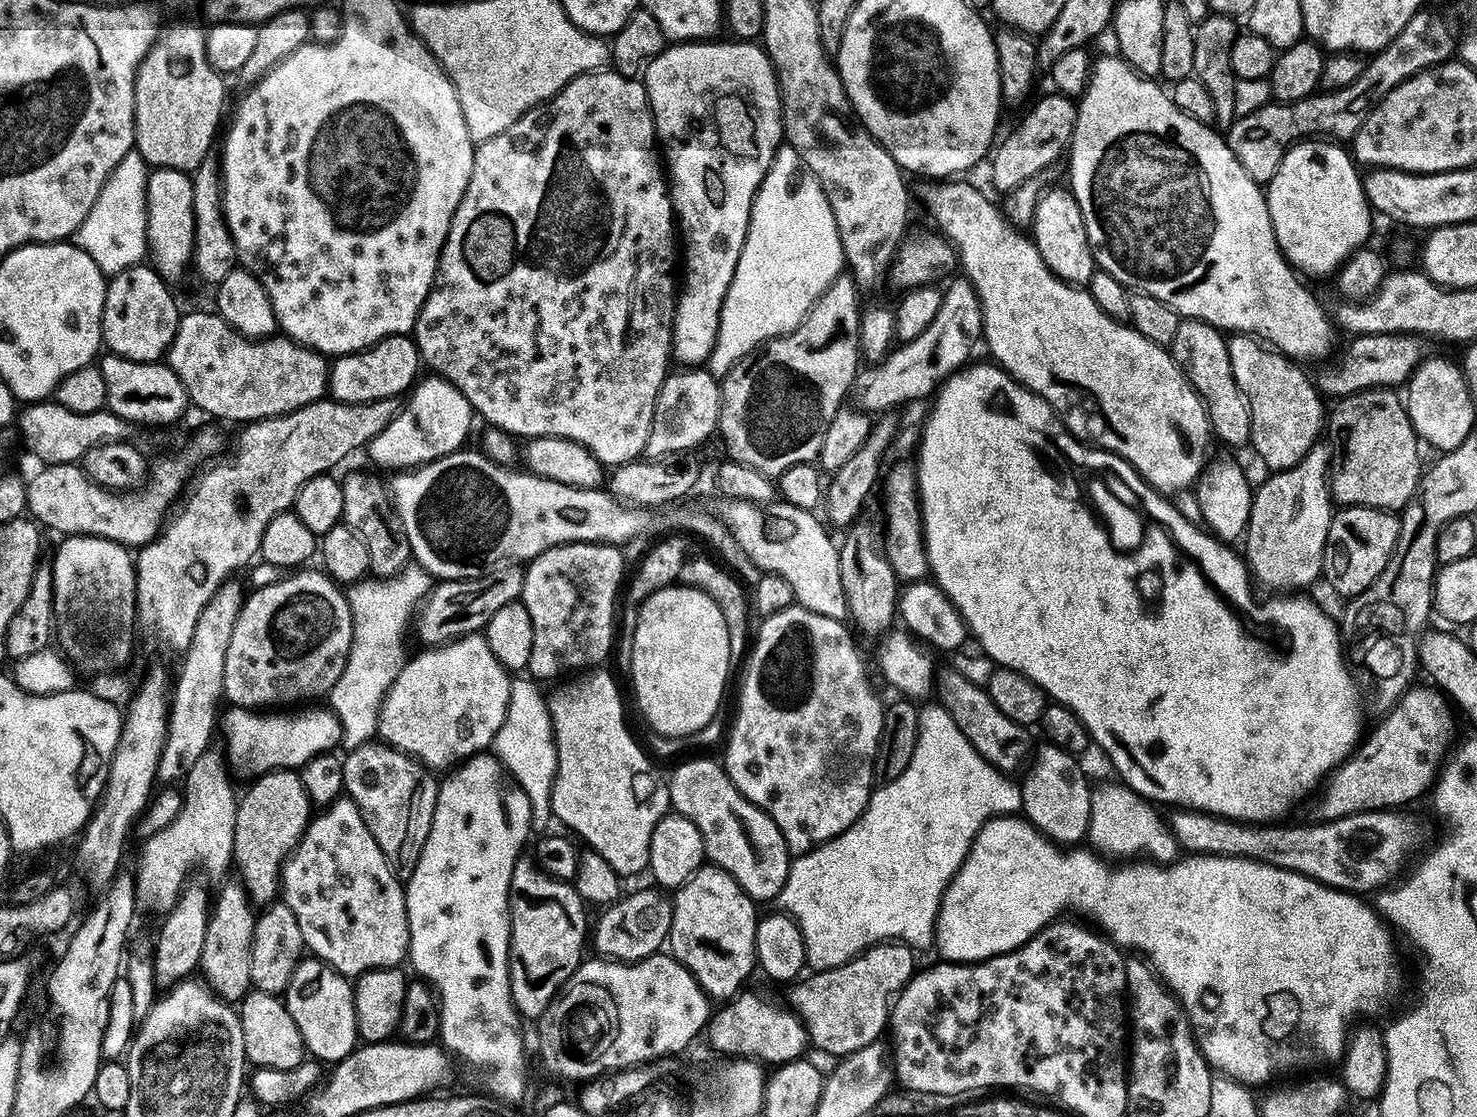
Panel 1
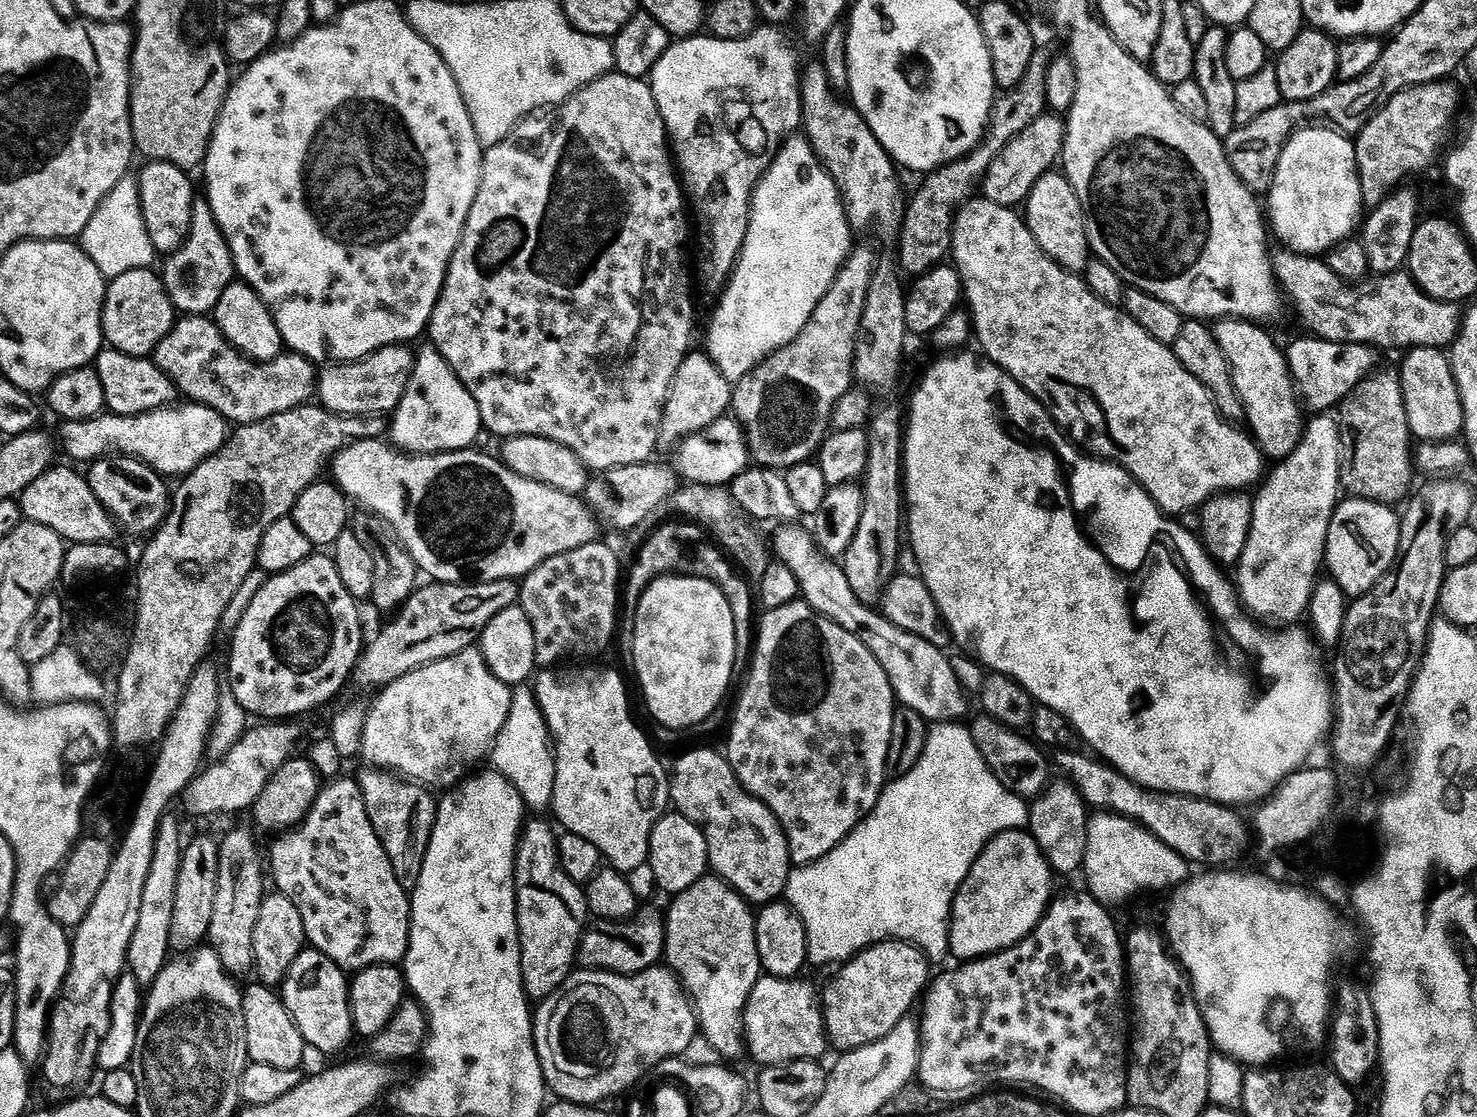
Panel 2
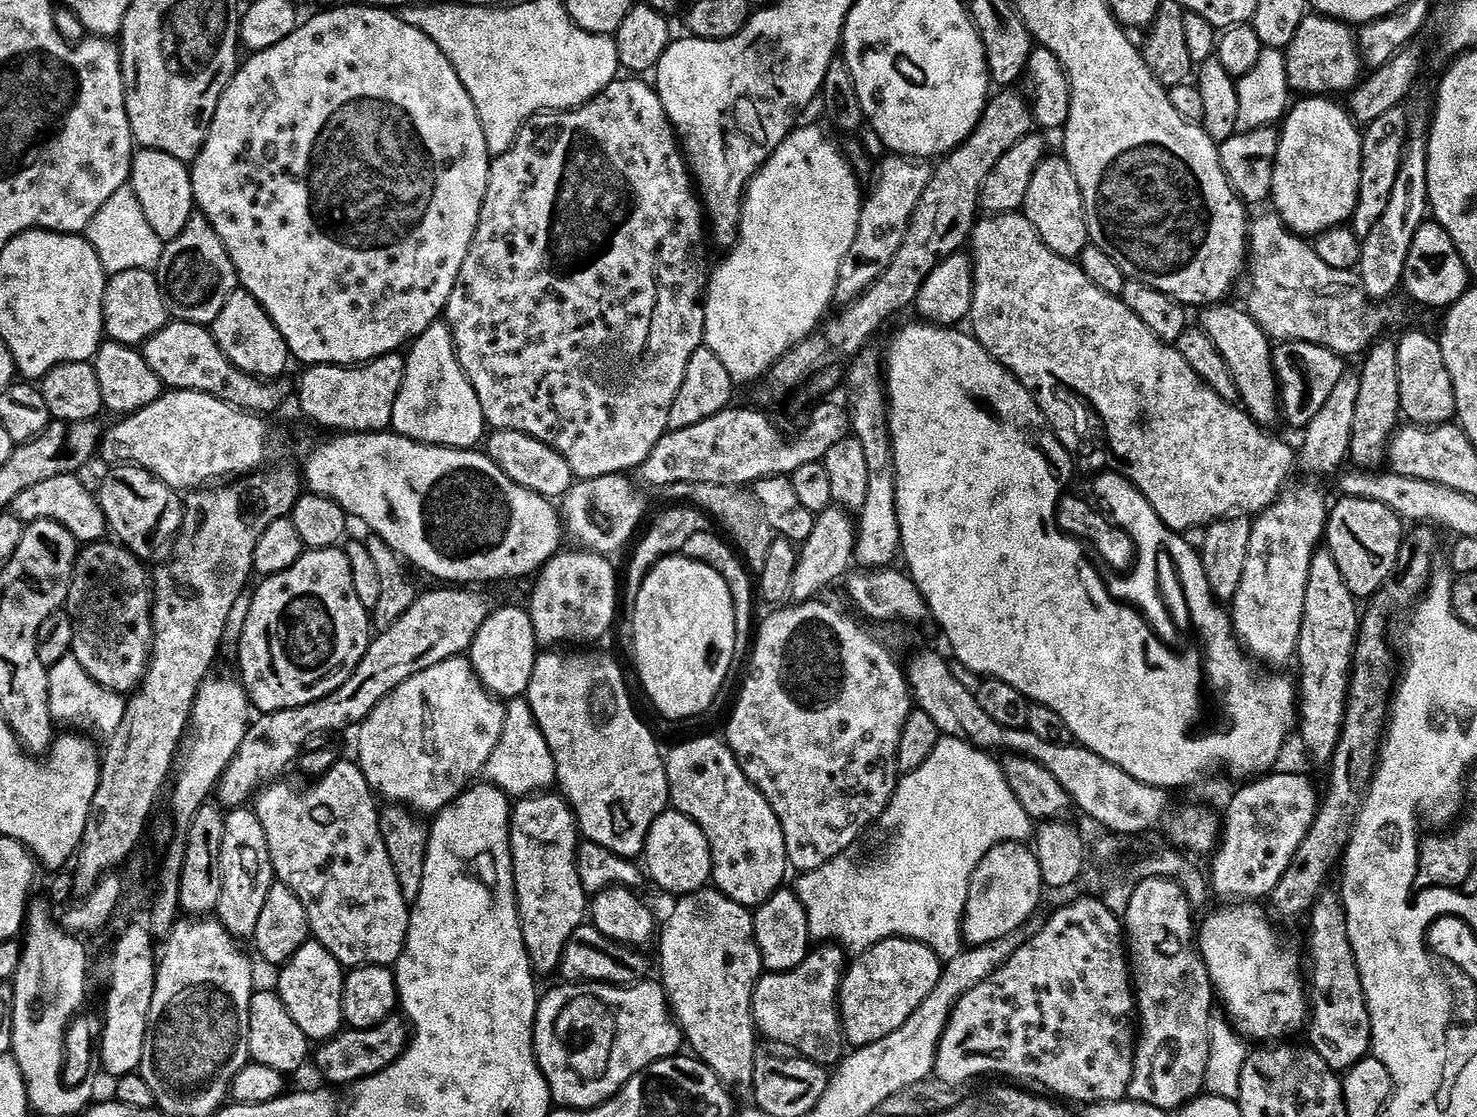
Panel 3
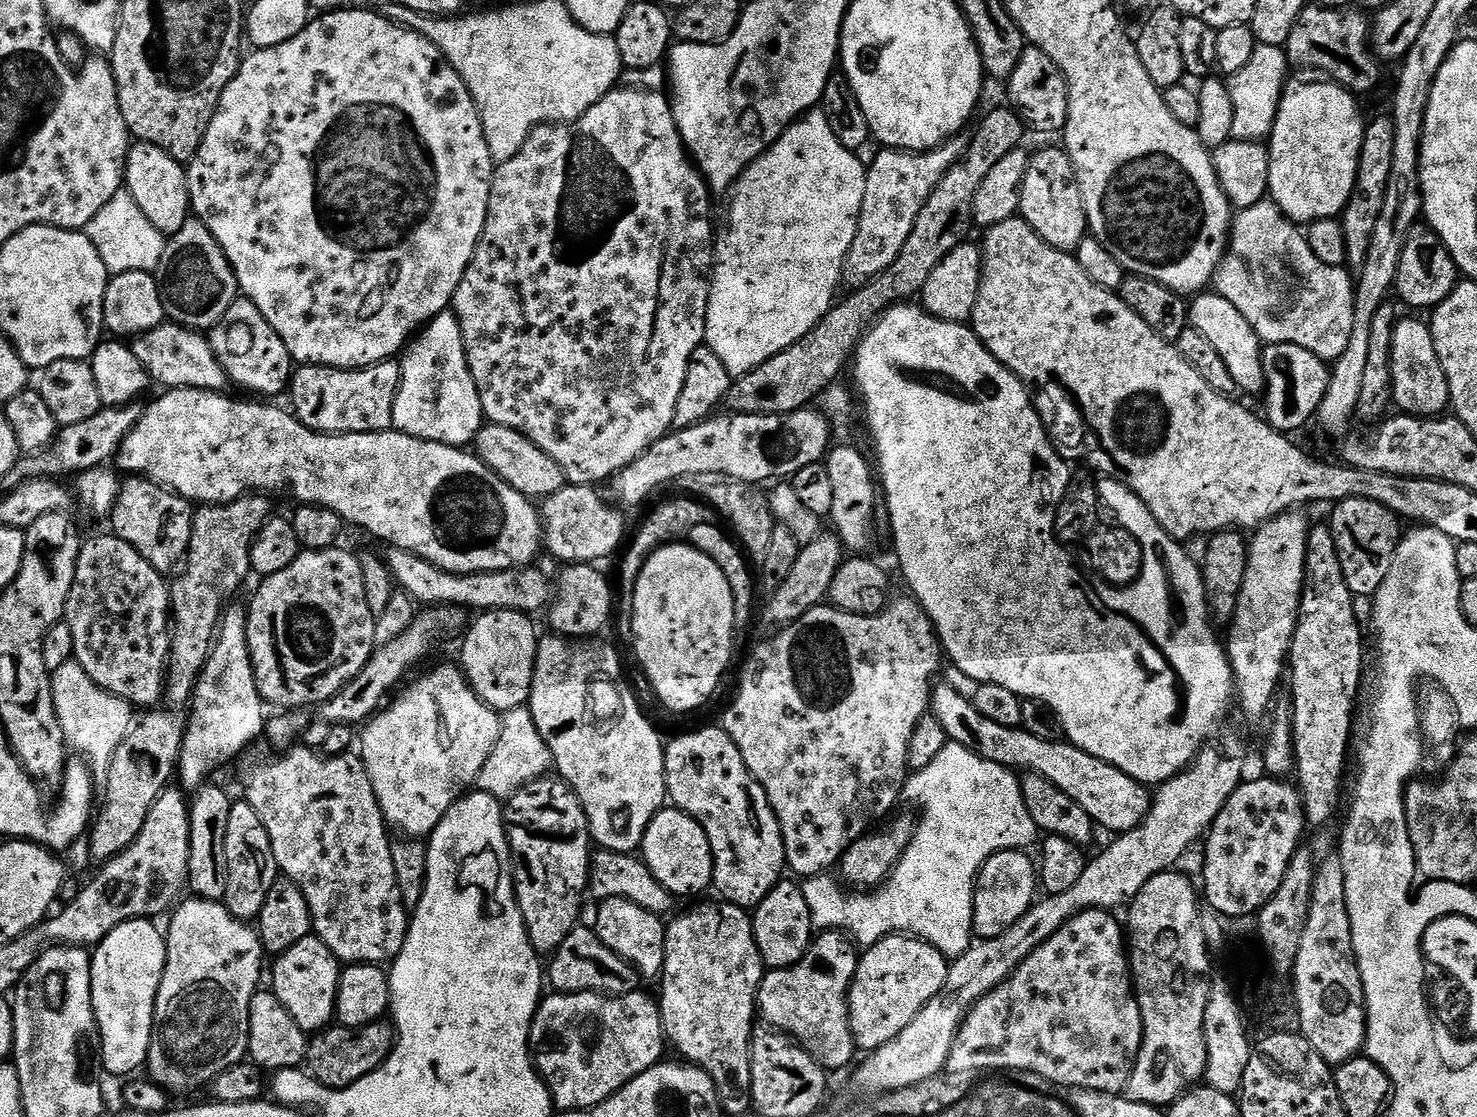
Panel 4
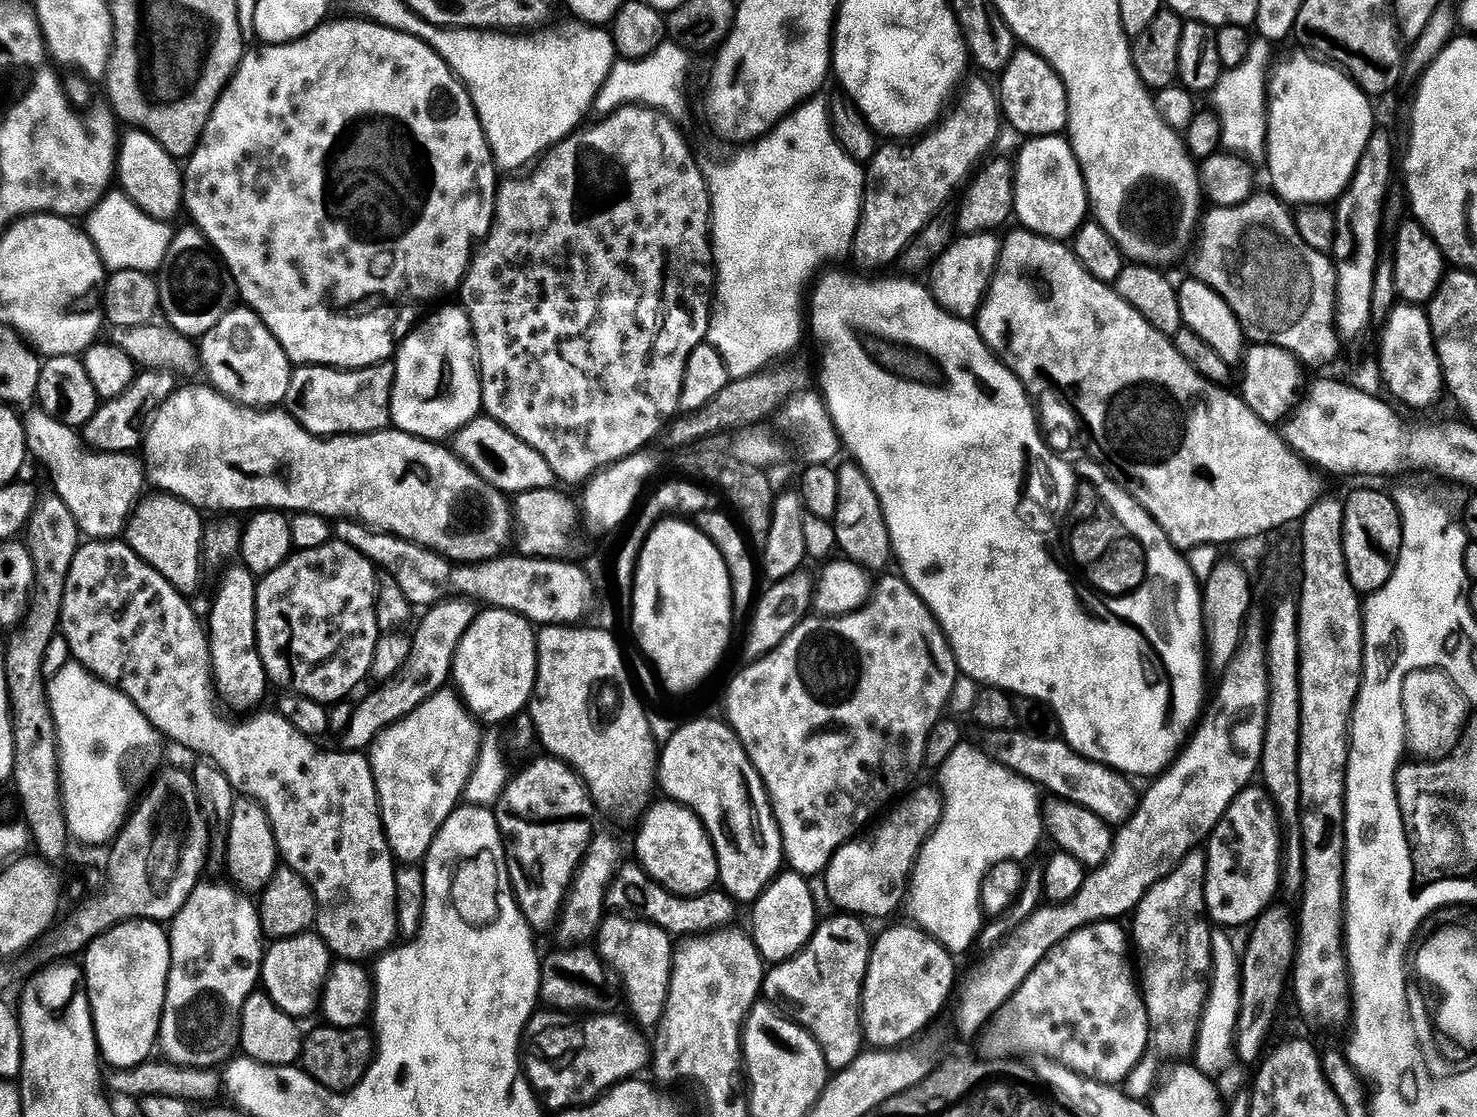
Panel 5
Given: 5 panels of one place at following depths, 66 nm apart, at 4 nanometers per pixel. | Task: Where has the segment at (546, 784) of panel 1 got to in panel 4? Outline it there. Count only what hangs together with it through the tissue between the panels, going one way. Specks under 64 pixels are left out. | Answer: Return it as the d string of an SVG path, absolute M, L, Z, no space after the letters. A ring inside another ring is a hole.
M525 706L511 708L503 713L500 721L500 733L494 750L490 750L490 758L486 758L486 766L482 766L478 781L479 791L497 796L502 802L509 796L531 784L533 780L549 775L553 767L550 746L542 742L542 734L538 734L538 726L534 726L532 711Z

